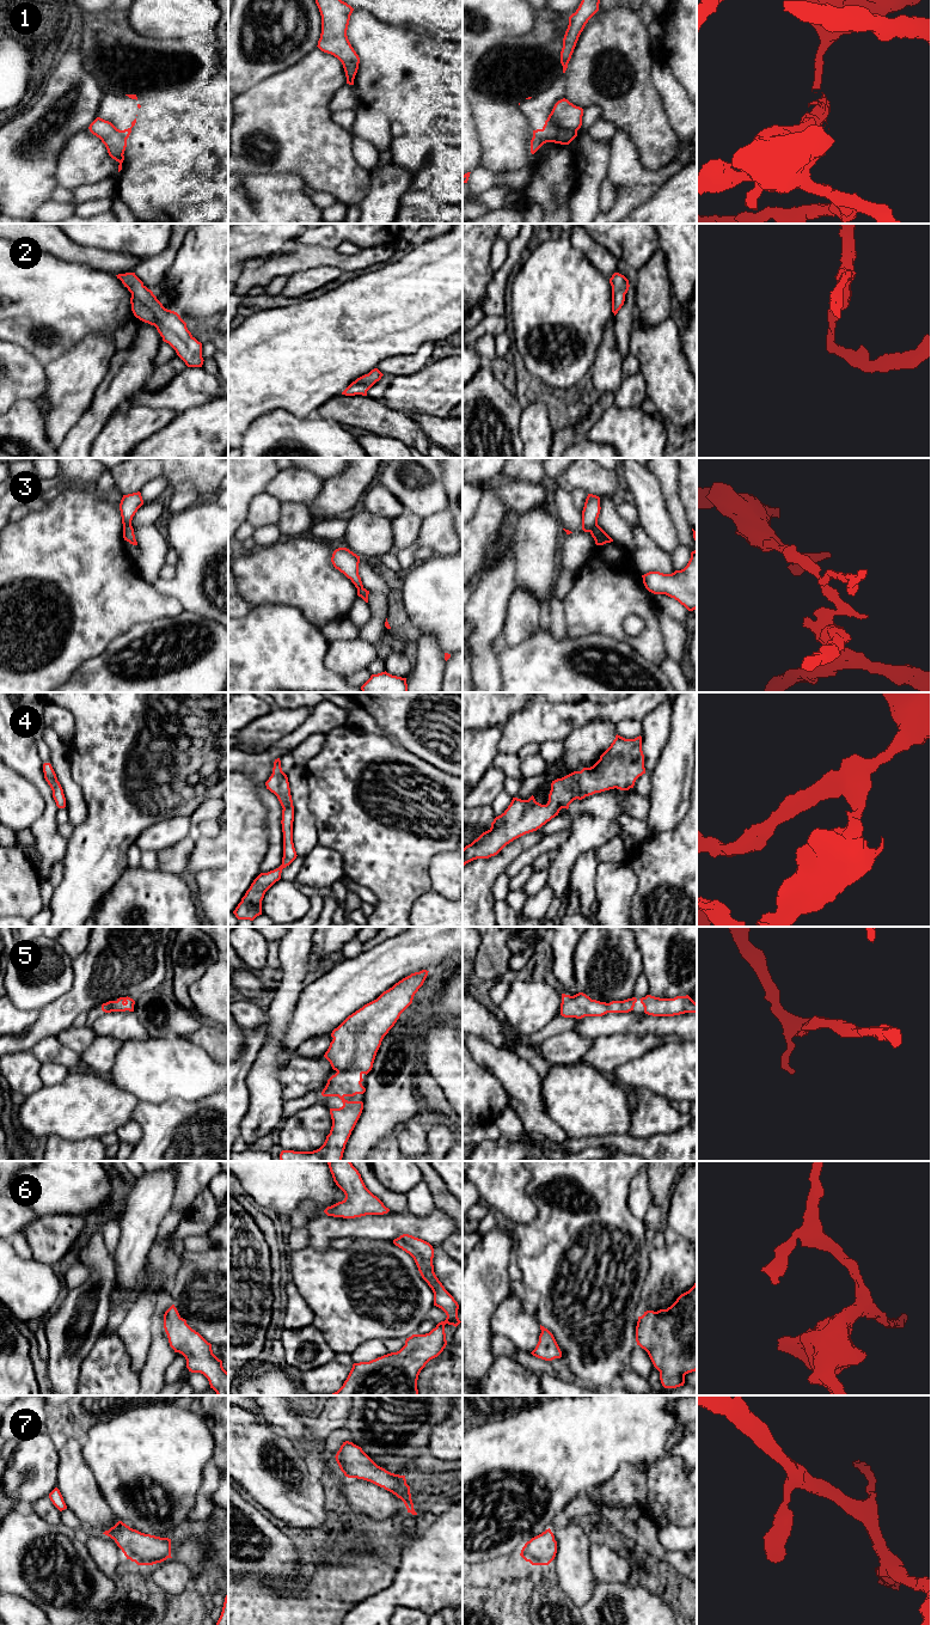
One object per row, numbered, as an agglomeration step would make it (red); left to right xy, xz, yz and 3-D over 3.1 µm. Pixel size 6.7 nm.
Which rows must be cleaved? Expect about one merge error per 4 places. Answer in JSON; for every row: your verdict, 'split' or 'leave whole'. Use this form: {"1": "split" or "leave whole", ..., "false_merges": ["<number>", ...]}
{"1": "split", "2": "leave whole", "3": "split", "4": "leave whole", "5": "leave whole", "6": "leave whole", "7": "leave whole", "false_merges": ["1", "3"]}

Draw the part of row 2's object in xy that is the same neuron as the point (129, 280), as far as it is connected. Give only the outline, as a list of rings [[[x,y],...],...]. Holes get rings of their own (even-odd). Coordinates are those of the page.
[[[135,273],[118,274],[116,276],[131,293],[130,304],[134,316],[145,323],[154,325],[163,341],[176,350],[188,367],[202,367],[204,361],[202,343],[191,335],[180,316],[165,308]]]

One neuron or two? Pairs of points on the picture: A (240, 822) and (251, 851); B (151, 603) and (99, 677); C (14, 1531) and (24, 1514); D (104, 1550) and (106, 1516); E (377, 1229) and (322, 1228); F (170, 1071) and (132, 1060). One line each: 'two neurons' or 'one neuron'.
A: one neuron
B: two neurons
C: one neuron
D: one neuron
E: one neuron
F: one neuron

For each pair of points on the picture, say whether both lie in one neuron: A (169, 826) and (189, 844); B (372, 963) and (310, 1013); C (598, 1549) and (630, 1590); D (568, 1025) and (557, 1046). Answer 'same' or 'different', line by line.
A: different
B: same
C: different
D: different

